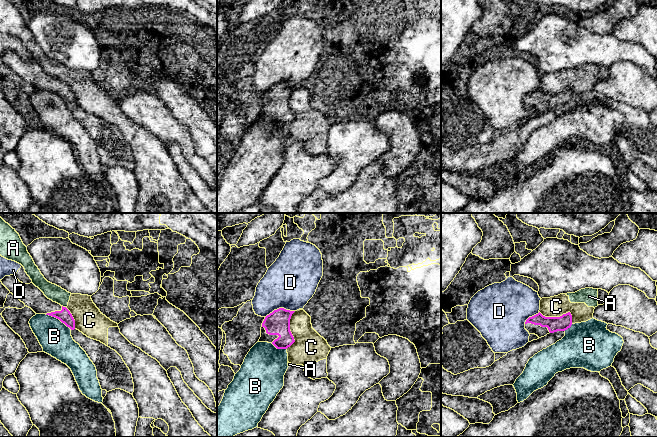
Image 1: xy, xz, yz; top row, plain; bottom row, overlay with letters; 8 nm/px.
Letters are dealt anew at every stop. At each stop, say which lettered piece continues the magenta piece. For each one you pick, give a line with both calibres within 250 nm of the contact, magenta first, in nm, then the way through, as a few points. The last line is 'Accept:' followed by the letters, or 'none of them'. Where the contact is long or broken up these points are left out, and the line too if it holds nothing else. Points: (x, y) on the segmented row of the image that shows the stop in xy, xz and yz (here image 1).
Accept: none of them

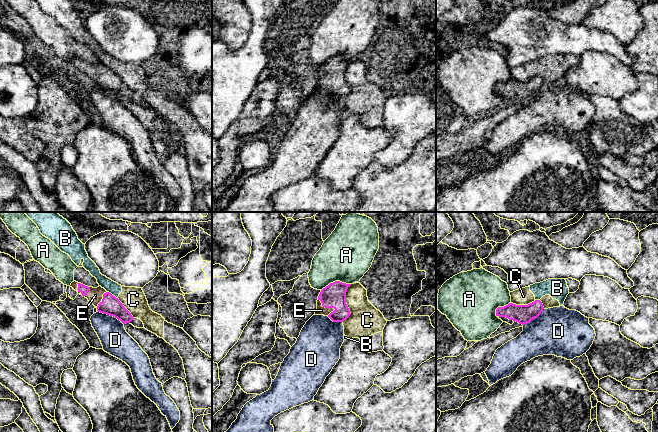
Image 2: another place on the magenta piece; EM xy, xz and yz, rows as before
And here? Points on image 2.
E: calibres 190 and 70 nm; way xz (334, 295), (326, 307), (321, 310)
Accept: E

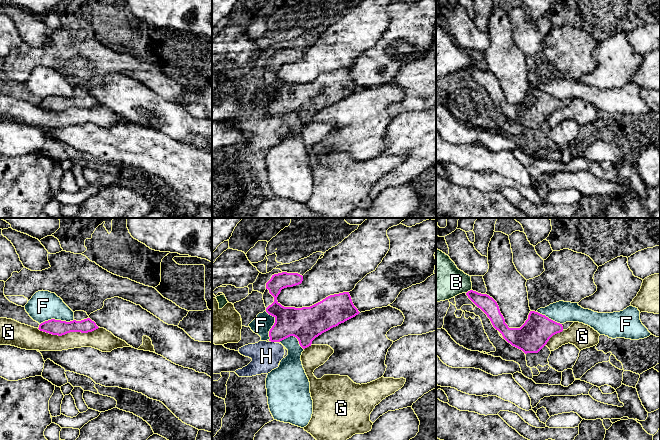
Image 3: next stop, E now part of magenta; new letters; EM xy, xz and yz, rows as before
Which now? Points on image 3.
H: calibres 240 and 240 nm; way xz (289, 321), (276, 334), (273, 341), (271, 351), (266, 356)
Accept: H

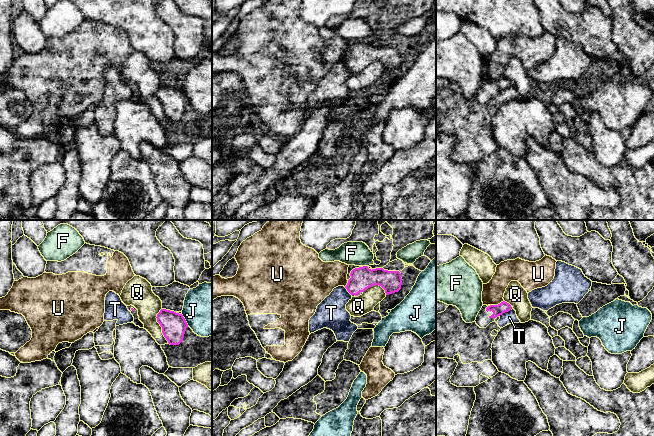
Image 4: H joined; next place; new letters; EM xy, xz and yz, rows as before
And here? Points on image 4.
Accept: none of them

